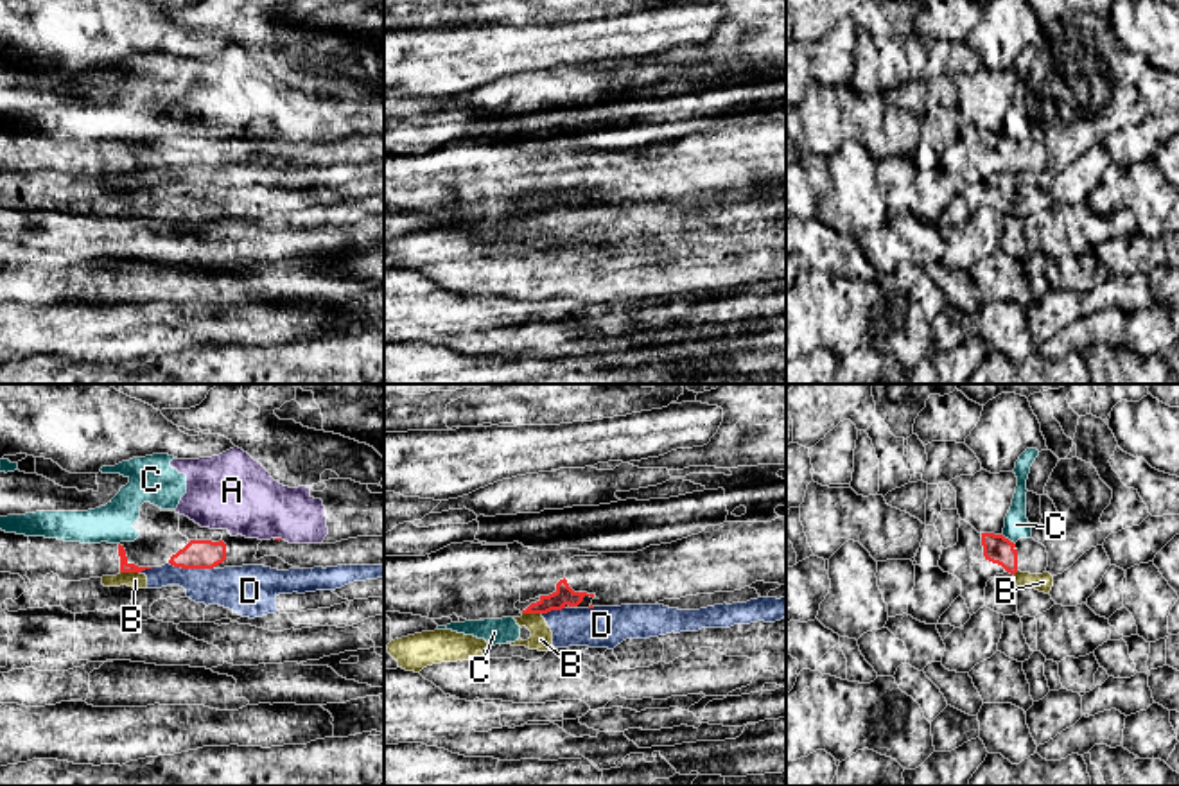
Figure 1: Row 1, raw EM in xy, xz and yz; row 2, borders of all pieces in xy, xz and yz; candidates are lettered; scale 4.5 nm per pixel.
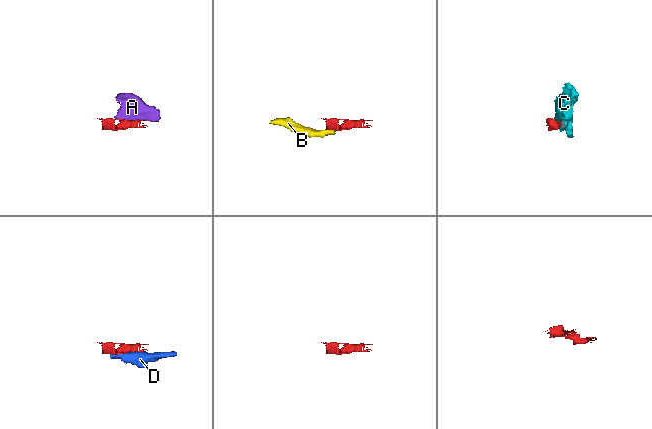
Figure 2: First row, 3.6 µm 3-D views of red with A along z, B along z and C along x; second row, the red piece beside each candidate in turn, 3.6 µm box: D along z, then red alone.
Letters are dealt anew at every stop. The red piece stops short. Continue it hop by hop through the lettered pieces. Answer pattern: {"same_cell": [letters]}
{"same_cell": []}

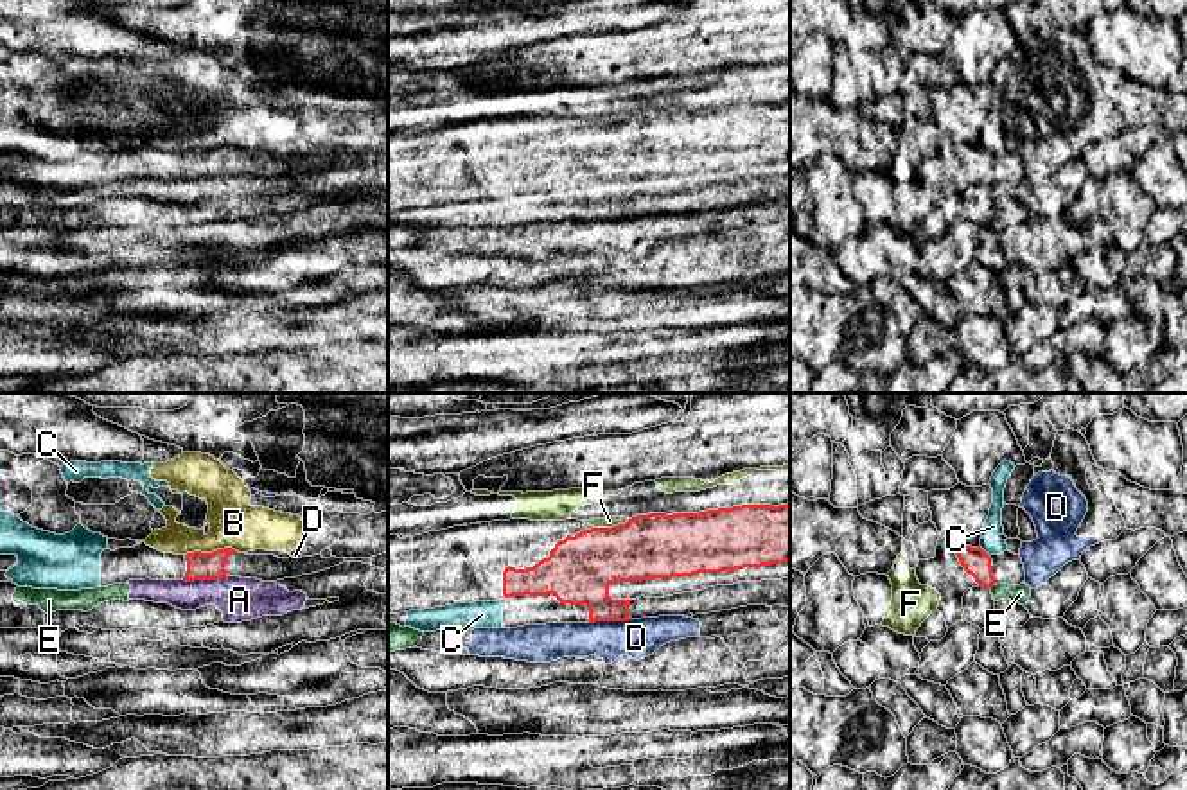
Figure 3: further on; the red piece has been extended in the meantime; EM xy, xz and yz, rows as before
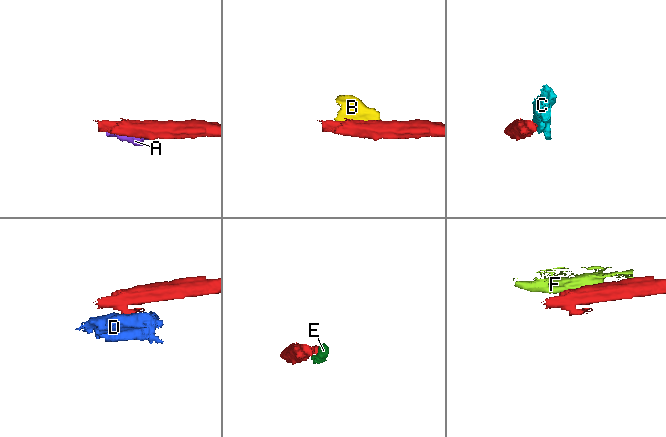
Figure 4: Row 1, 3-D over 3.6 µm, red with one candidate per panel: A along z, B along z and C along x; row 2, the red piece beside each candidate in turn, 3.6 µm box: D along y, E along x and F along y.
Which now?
{"same_cell": []}

